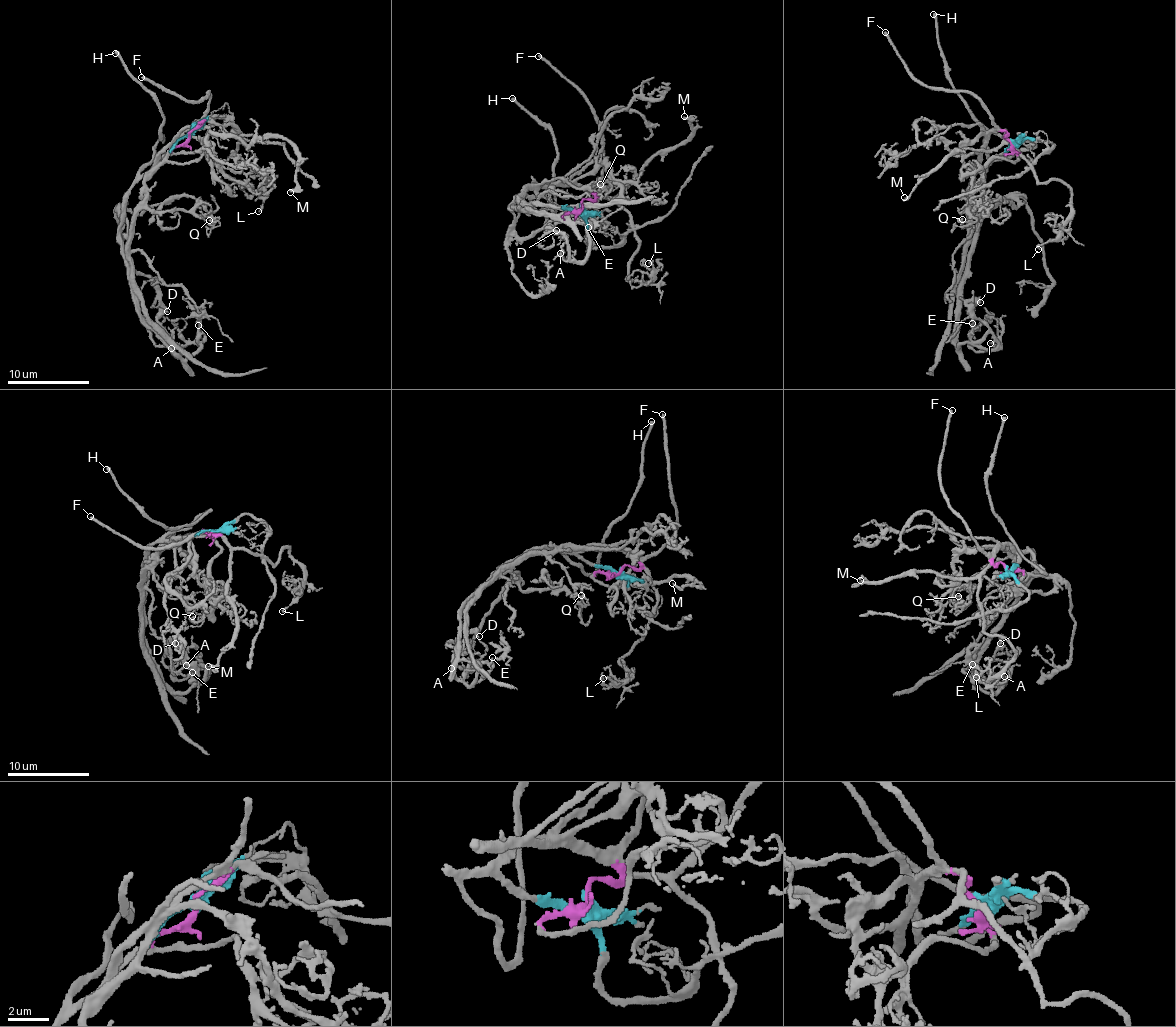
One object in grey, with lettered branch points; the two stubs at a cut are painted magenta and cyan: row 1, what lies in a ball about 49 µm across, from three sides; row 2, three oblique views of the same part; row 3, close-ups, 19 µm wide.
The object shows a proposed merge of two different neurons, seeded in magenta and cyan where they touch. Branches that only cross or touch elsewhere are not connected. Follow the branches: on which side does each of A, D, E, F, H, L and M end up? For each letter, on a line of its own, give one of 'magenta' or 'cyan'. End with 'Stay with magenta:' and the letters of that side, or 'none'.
A: cyan
D: cyan
E: cyan
F: magenta
H: cyan
L: magenta
M: magenta
Stay with magenta: F, L, M

